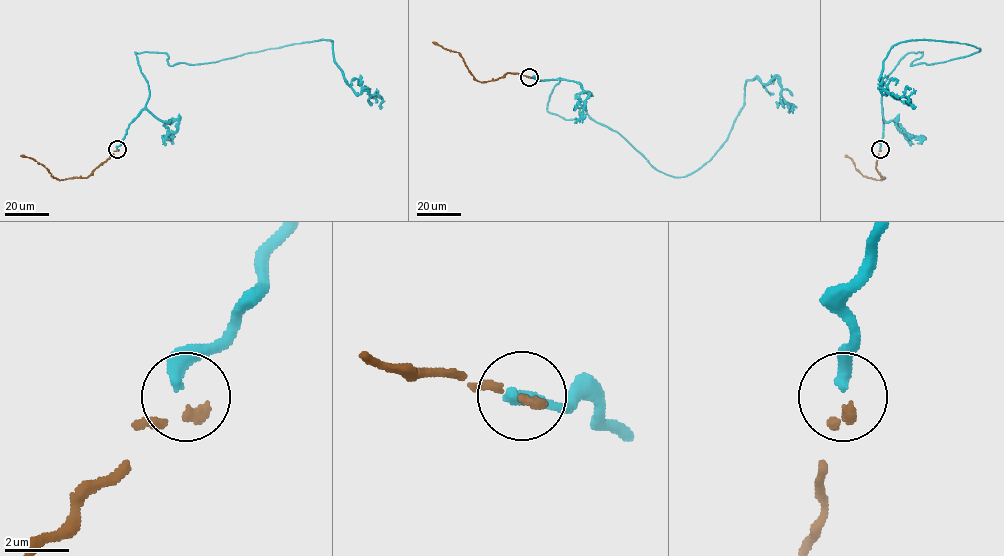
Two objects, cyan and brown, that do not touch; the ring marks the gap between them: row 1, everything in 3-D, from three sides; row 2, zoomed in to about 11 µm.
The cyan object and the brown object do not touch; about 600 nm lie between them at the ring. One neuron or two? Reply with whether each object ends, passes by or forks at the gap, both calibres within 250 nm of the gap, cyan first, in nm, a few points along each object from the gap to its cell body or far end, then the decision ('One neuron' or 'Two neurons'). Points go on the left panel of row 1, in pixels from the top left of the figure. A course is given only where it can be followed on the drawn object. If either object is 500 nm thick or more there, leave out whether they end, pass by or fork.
At the ring cyan ends. At the ring brown ends. Thickness 400 nm (cyan) against 320 nm. Course of cyan: (117, 148), (149, 97), (135, 52), (199, 64), (330, 40), (345, 80), (379, 97), (380, 109). Course of brown: (117, 149), (86, 177), (58, 180), (31, 158), (20, 155). Two neurons

